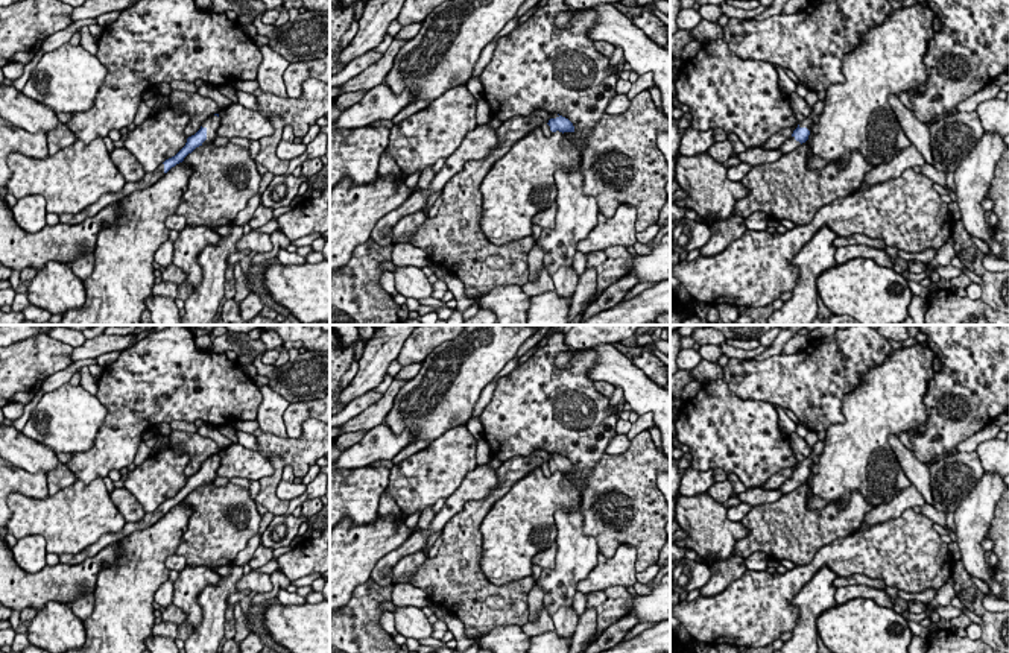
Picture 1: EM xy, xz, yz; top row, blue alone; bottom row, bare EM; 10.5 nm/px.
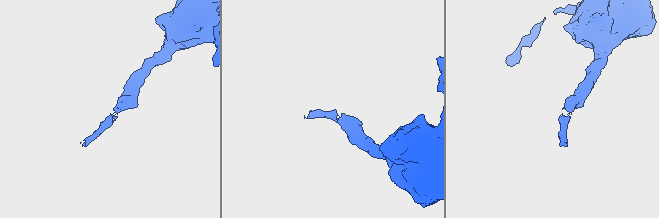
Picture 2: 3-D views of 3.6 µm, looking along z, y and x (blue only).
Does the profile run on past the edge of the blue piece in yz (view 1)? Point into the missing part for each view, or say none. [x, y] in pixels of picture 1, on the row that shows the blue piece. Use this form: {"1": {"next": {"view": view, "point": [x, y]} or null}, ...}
{"1": {"next": {"view": "yz", "point": [789, 145]}}}

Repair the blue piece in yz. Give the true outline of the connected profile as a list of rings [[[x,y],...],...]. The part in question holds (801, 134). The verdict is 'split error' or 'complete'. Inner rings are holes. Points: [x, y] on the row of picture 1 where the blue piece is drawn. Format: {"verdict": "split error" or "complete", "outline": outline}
{"verdict": "split error", "outline": [[[810,117],[802,120],[798,125],[798,128],[793,131],[792,137],[781,144],[780,150],[783,153],[789,153],[795,150],[799,144],[805,143],[810,135],[811,125],[813,125],[813,120]]]}

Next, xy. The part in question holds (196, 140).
{"verdict": "split error", "outline": [[[219,114],[208,117],[201,129],[187,138],[185,146],[172,158],[166,159],[155,172],[147,172],[140,181],[126,182],[125,187],[117,193],[117,199],[122,200],[125,196],[137,190],[147,188],[153,185],[160,178],[163,178],[172,167],[182,162],[184,158],[191,153],[196,147],[211,143],[217,137],[220,118]]]}

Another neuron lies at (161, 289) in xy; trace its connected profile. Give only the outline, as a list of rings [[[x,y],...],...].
[[[161,281],[158,284],[153,284],[152,295],[176,299],[178,298],[178,284],[167,282],[167,281]]]

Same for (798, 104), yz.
[[[796,91],[789,96],[790,106],[796,115],[796,125],[793,128],[786,128],[773,134],[761,147],[763,149],[780,149],[781,144],[789,140],[798,125],[808,118],[811,108],[807,105],[805,99],[801,97]]]

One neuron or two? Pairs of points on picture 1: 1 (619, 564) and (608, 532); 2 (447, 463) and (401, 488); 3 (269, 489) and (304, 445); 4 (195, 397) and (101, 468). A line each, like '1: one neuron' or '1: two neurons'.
1: two neurons
2: one neuron
3: one neuron
4: one neuron

